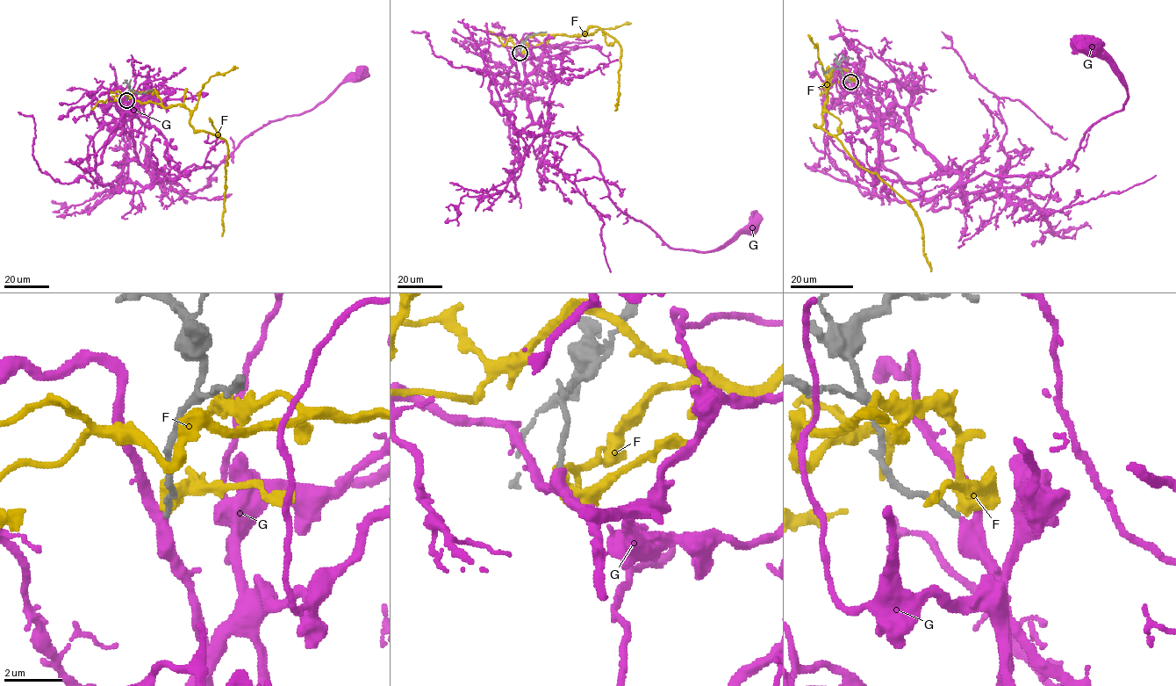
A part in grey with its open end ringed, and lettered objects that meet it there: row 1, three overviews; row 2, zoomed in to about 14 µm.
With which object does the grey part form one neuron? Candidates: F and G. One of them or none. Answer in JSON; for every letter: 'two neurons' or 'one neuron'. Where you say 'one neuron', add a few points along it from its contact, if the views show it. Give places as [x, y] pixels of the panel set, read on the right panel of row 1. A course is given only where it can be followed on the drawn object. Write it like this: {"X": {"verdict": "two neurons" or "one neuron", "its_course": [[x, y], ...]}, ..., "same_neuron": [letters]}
{"F": {"verdict": "two neurons"}, "G": {"verdict": "one neuron", "its_course": [[850, 82], [957, 173], [962, 192], [985, 171], [1053, 176], [1087, 131], [1123, 108], [1124, 79], [1083, 42]]}, "same_neuron": ["G"]}

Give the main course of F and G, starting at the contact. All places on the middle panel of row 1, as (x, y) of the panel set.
F: (519, 53), (555, 35), (582, 35), (590, 27), (599, 27), (621, 48), (614, 111)
G: (519, 53), (530, 118), (550, 133), (570, 132), (598, 162), (609, 198), (670, 247), (717, 250), (756, 220)

